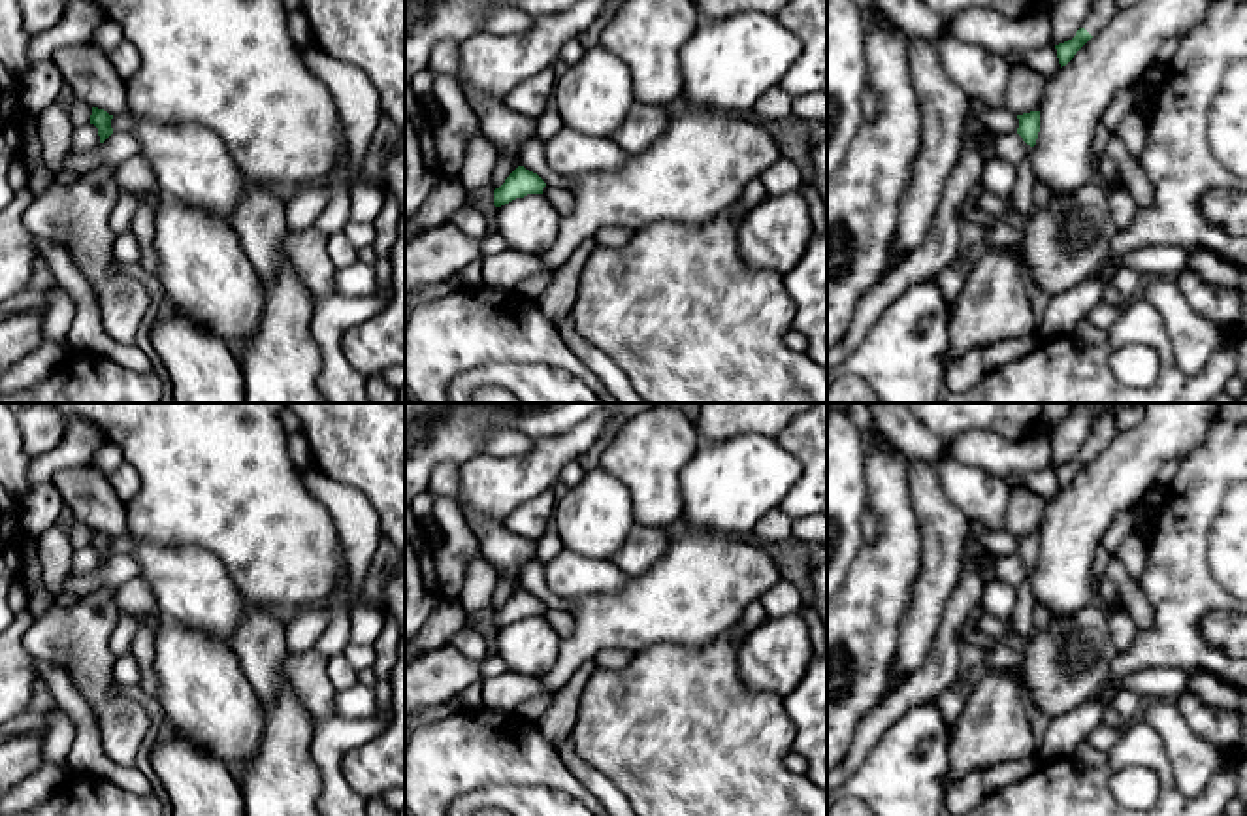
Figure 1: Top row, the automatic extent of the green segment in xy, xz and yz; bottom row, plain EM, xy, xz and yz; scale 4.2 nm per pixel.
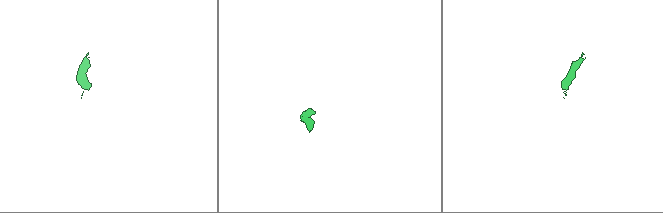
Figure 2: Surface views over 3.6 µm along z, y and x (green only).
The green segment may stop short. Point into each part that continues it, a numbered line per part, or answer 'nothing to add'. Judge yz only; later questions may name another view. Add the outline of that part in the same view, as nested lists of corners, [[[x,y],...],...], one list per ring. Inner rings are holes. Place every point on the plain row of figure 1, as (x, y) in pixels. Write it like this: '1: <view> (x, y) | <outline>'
1: yz (1104, 430) | [[[1106,413],[1094,420],[1093,432],[1087,435],[1081,450],[1085,450],[1091,458],[1096,458],[1109,447],[1115,435],[1117,435],[1115,415]]]
2: yz (1021, 620) | [[[1027,567],[1027,577],[1017,586],[1017,605],[1013,612],[1008,616],[1010,629],[1015,631],[1021,639],[1030,639],[1034,628],[1036,599],[1032,596],[1030,577],[1032,569]]]

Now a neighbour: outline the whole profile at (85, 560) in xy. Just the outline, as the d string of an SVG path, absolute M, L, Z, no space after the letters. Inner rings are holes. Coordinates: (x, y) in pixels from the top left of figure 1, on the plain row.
M94 547L79 548L72 558L72 575L87 575L100 565L98 550Z

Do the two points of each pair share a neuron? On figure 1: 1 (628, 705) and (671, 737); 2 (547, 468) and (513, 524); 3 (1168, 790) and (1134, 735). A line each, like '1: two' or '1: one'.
1: one
2: two
3: one

